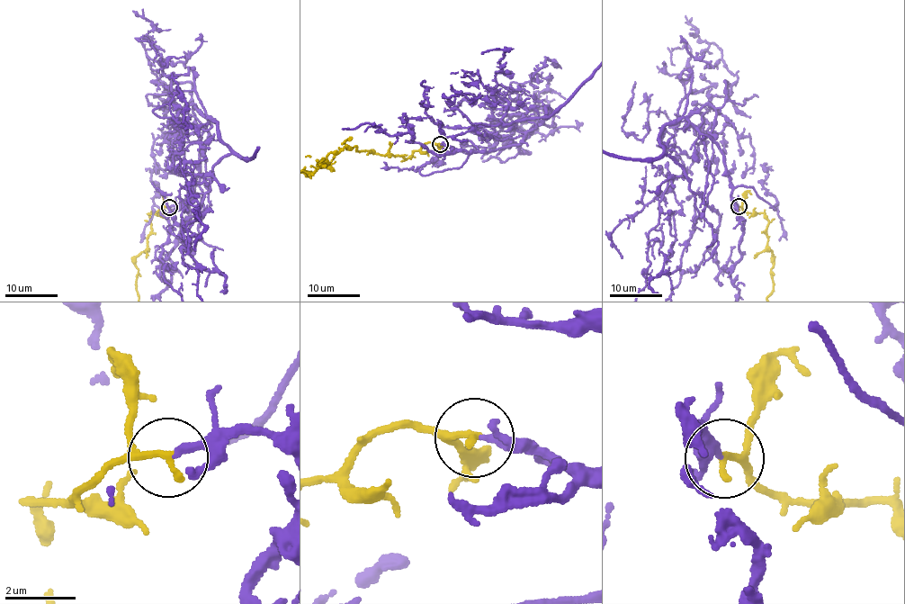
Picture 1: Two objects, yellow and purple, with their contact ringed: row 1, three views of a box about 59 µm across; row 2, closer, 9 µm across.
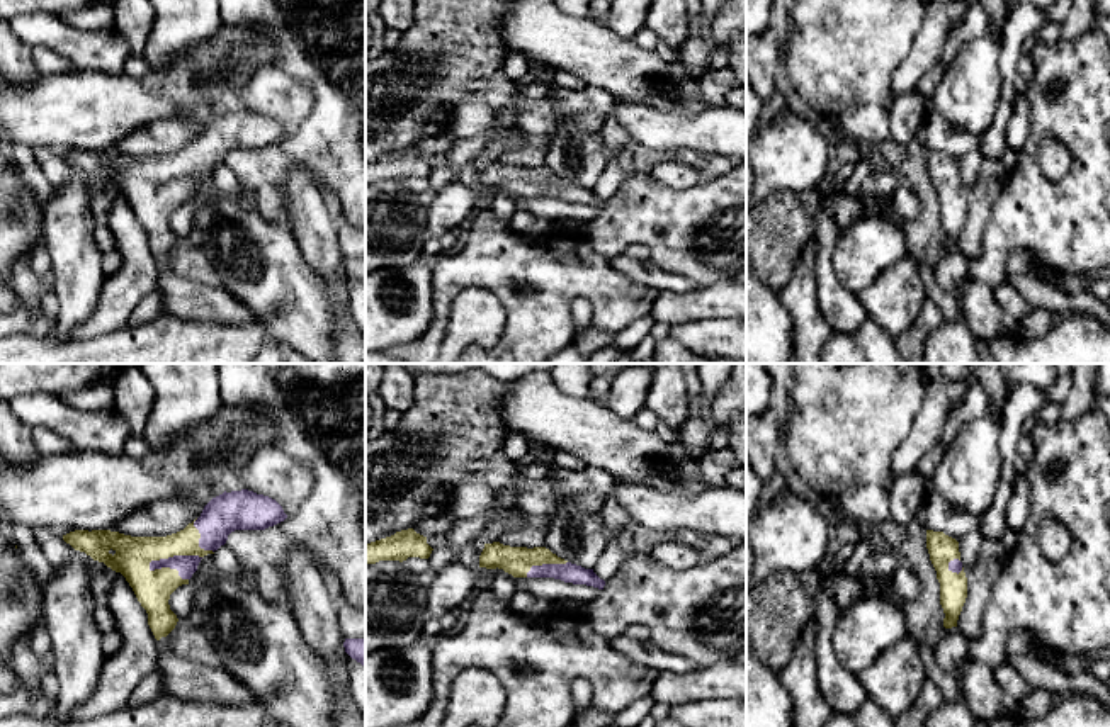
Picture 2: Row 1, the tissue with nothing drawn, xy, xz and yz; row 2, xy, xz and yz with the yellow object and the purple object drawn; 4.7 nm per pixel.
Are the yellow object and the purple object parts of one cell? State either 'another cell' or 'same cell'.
another cell

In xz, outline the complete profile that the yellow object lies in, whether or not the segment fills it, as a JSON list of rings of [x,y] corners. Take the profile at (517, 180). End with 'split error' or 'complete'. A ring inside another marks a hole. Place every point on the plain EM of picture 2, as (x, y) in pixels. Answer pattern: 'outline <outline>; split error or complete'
outline [[[500,161],[484,163],[479,175],[479,187],[503,189],[513,197],[527,197],[532,185],[542,183],[566,183],[568,180],[558,177],[546,166],[510,166]]]; complete

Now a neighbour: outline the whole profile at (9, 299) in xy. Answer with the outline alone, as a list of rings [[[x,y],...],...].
[[[0,280],[0,314],[12,314],[22,306],[22,301],[7,280]]]

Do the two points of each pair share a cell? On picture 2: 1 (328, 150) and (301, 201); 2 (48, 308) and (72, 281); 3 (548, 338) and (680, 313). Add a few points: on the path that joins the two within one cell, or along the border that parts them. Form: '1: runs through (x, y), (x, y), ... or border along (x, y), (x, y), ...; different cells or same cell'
1: border along (279, 187), (294, 170), (301, 170), (322, 191); different cells
2: border along (53, 287), (58, 298), (56, 318); different cells
3: border along (660, 291), (648, 313); different cells

